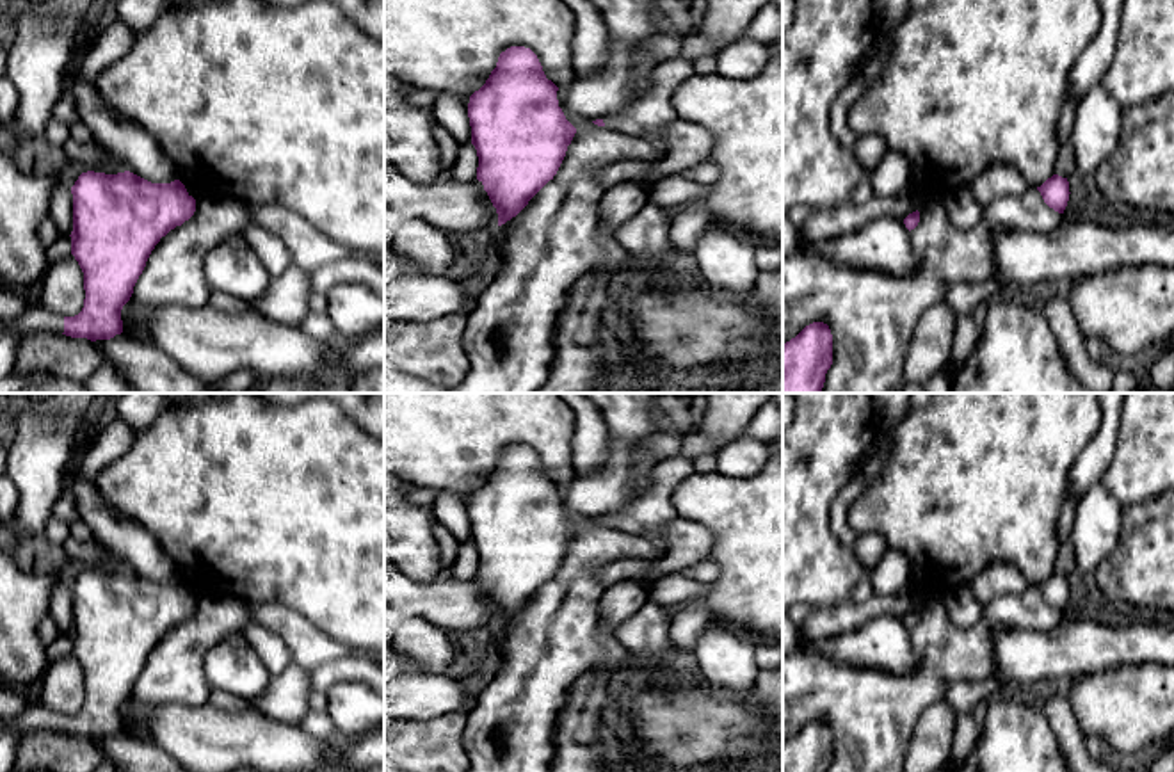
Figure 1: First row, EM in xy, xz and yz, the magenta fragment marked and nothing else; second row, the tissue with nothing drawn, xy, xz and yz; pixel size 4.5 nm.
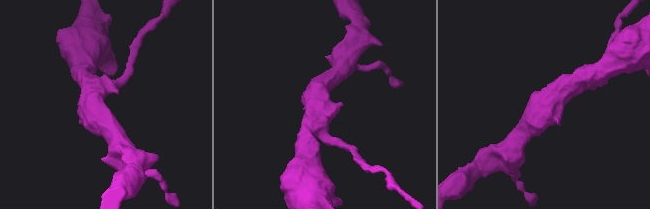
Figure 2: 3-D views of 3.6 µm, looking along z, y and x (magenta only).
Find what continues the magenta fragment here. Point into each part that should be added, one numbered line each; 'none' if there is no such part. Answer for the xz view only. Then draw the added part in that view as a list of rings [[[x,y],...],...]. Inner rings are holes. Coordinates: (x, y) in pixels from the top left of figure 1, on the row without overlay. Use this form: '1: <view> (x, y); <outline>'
1: xz (646, 514); [[[674,455],[660,461],[653,470],[649,487],[619,512],[603,518],[605,525],[642,535],[665,553],[667,543],[660,528],[678,518],[671,507],[671,496],[676,486],[692,473],[696,473],[692,457]]]

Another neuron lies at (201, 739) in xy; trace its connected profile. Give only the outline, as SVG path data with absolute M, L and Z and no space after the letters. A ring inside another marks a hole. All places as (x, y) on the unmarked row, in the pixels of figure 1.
M130 697L121 719L126 733L132 719L141 720L146 736L189 772L326 772L336 758L338 736L313 736L253 708L139 706Z

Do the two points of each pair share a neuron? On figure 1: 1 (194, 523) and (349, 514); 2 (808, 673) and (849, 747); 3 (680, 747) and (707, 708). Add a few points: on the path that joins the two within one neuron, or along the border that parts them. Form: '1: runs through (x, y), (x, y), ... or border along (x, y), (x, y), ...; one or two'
1: runs through (233, 514), (310, 514); one
2: runs through (826, 691), (849, 714), (849, 730); one
3: runs through (680, 739), (698, 717); one

